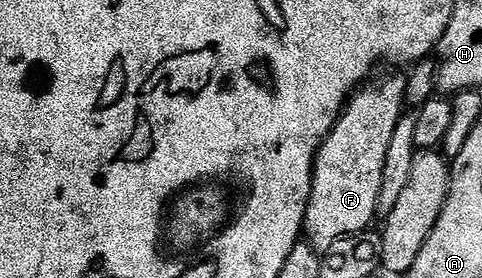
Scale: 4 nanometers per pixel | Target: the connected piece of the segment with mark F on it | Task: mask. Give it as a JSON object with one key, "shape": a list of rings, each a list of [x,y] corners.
{"shape":[[[388,72],[381,78],[372,76],[357,89],[348,99],[338,121],[320,146],[316,154],[316,167],[312,170],[312,191],[308,197],[308,207],[304,213],[303,237],[309,246],[317,252],[326,252],[341,238],[351,238],[365,233],[372,218],[377,217],[376,204],[382,188],[382,168],[386,168],[386,151],[390,148],[390,139],[394,137],[394,128],[398,128],[398,120],[405,113],[404,93],[408,90],[408,82],[403,73]]]}

